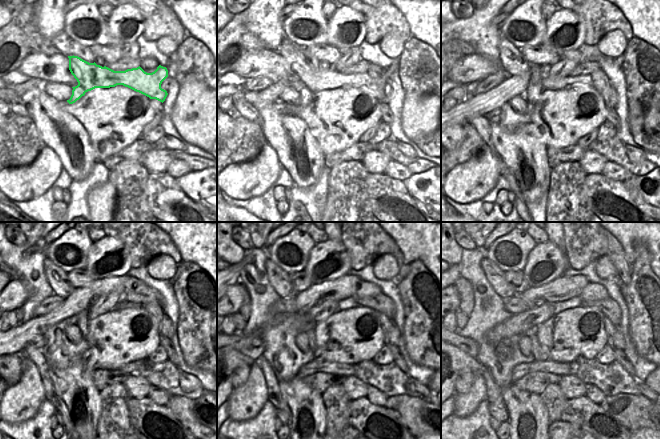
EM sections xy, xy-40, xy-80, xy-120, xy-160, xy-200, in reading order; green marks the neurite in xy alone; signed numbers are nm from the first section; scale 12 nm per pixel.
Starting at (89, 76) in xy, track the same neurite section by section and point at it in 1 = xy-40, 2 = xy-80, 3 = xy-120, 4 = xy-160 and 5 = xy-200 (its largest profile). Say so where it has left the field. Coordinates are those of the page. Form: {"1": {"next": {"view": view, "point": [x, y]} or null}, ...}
{"1": {"next": {"view": "xy-40", "point": [315, 80]}}, "2": {"next": {"view": "xy-80", "point": [512, 60]}}, "3": {"next": {"view": "xy-120", "point": [57, 278]}}, "4": {"next": {"view": "xy-160", "point": [279, 279]}}, "5": {"next": {"view": "xy-200", "point": [496, 277]}}}

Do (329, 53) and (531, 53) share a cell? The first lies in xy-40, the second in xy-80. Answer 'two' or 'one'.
one

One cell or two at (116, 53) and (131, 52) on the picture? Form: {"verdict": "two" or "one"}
{"verdict": "two"}

